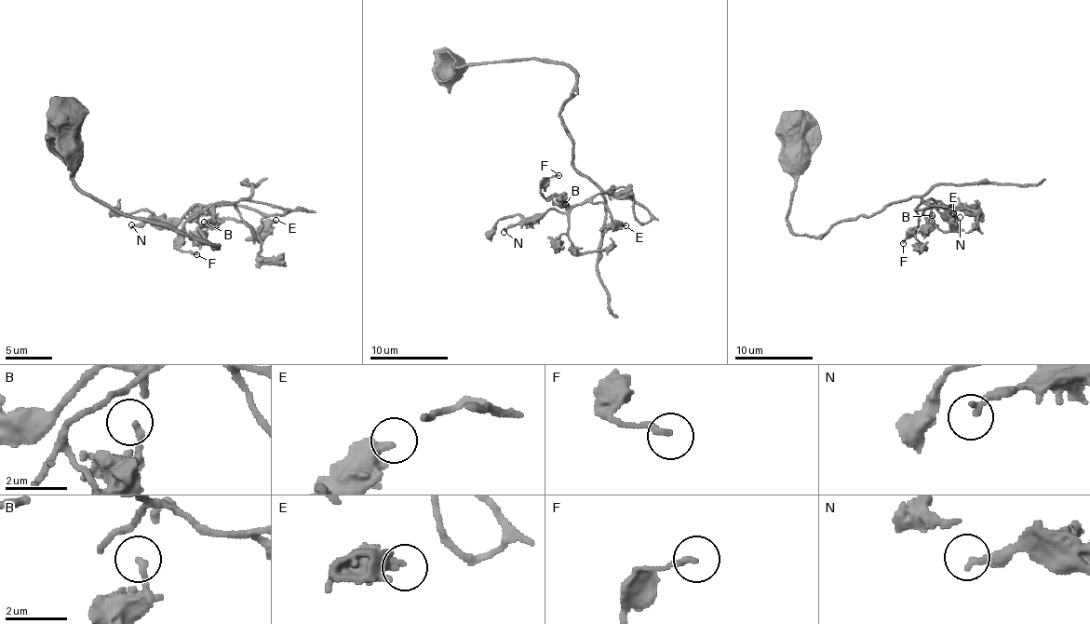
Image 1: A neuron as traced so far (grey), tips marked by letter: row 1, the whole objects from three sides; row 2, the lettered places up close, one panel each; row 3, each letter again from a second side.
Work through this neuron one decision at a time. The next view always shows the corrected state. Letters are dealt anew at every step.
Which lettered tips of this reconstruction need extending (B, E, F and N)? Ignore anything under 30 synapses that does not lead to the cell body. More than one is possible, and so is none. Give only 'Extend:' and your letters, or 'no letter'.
Extend: no letter

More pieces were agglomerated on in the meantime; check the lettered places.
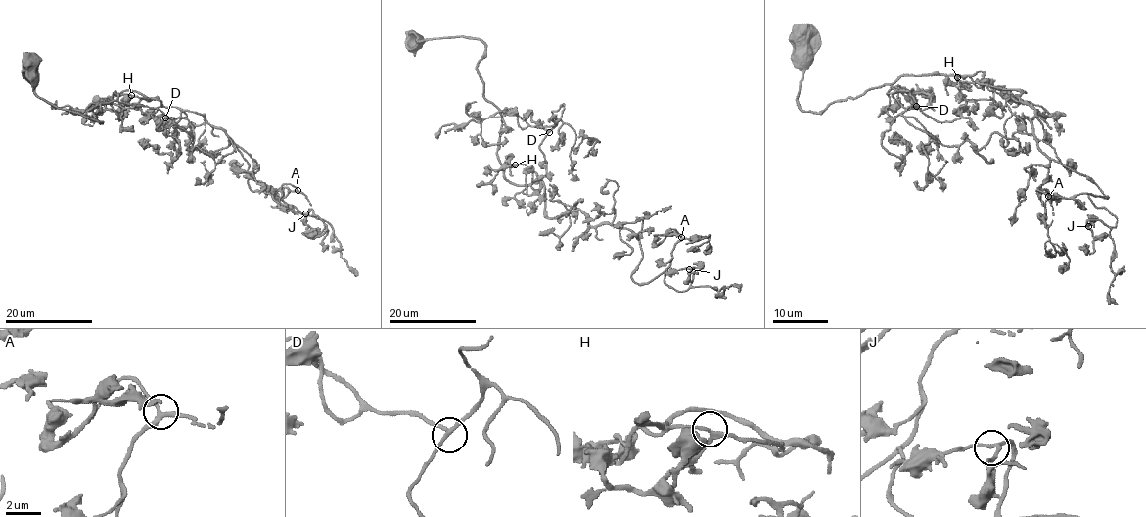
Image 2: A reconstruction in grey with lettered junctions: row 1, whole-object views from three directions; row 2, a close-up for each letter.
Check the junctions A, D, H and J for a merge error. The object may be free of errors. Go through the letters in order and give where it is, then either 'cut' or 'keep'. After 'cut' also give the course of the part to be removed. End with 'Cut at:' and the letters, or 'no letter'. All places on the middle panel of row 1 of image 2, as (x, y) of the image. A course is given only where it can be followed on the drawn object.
A: (681, 237) | keep
D: (549, 132) | keep
H: (515, 164) | keep
J: (689, 269) | keep
Cut at: no letter

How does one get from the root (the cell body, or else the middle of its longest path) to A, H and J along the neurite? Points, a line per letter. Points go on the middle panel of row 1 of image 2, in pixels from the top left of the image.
A: (413, 41), (484, 44), (498, 162), (530, 168), (548, 217), (578, 209), (627, 228), (636, 283), (681, 237)
H: (413, 41), (467, 36), (484, 44), (477, 71), (484, 97), (502, 117), (497, 160), (504, 167), (515, 164)
J: (413, 41), (484, 44), (497, 160), (548, 217), (627, 228), (636, 283), (682, 292), (689, 269)

